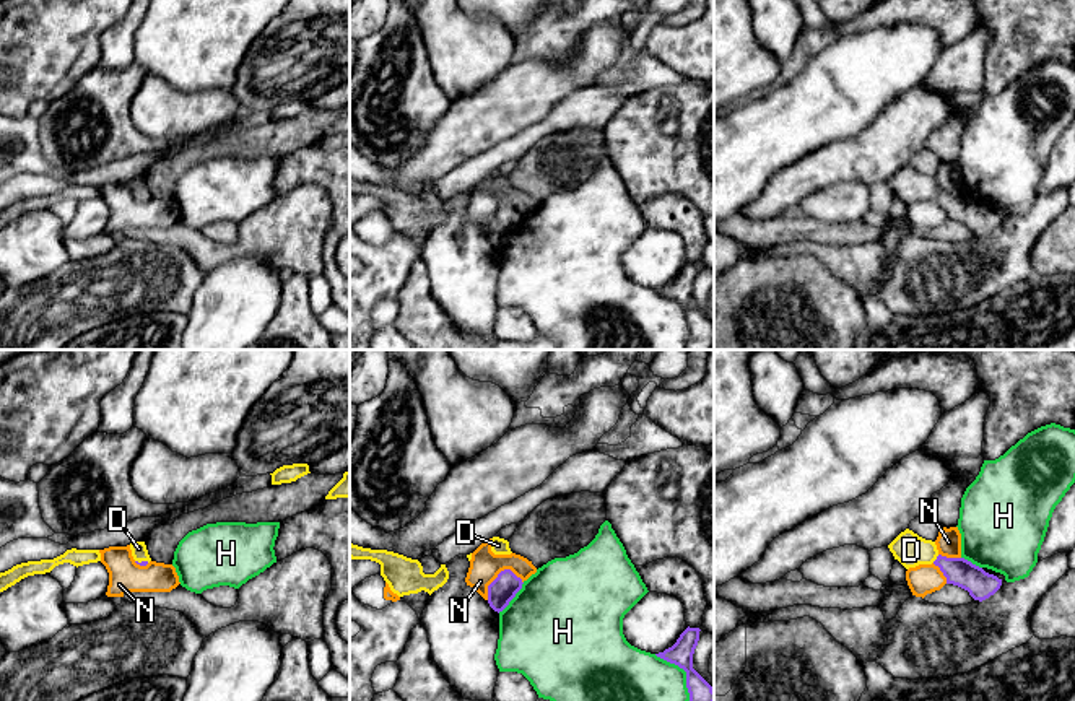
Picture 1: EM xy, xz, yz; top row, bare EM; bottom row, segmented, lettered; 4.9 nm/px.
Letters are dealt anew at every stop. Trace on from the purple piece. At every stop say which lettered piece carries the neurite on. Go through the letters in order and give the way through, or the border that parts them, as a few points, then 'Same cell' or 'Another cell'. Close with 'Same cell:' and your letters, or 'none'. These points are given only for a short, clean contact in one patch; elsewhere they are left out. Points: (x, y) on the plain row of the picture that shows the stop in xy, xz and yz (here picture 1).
D: Path across: yz (958, 207), (937, 194), (926, 187), (911, 186). Same cell
H: Another cell
N: Another cell
Same cell: D

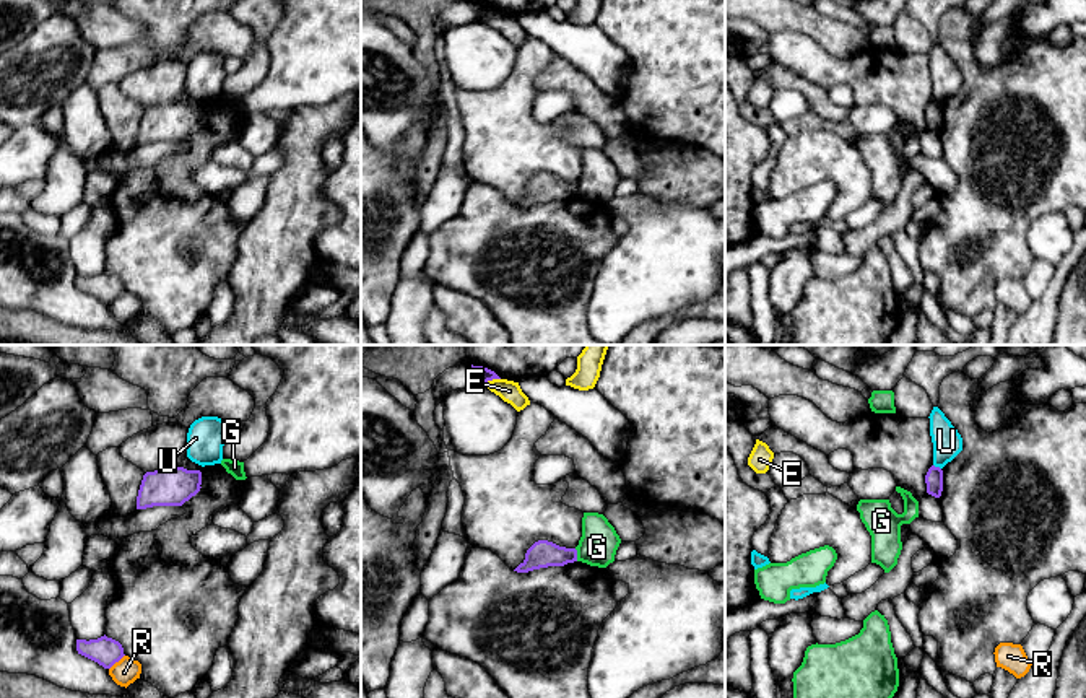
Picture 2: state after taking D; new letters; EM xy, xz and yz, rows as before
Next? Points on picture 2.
E: Boundary: xz (499, 13), (493, 13), (485, 20). Another cell
G: Another cell
R: Boundary: xy (124, 290), (109, 305). Another cell
U: Boundary: yz (933, 100), (940, 104). Another cell
Same cell: none

